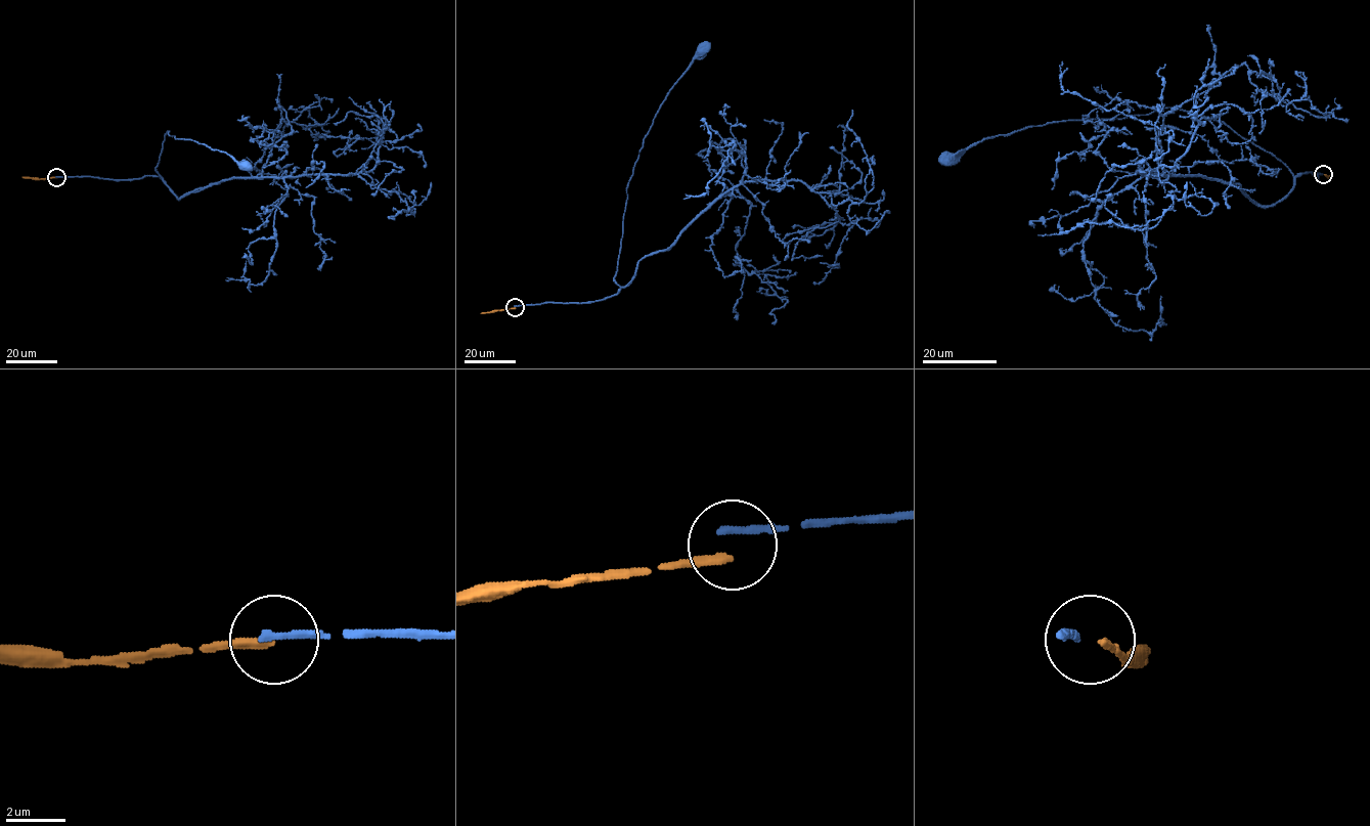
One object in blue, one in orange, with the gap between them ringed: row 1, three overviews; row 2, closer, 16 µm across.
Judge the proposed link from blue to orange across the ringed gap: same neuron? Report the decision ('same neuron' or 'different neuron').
different neuron

